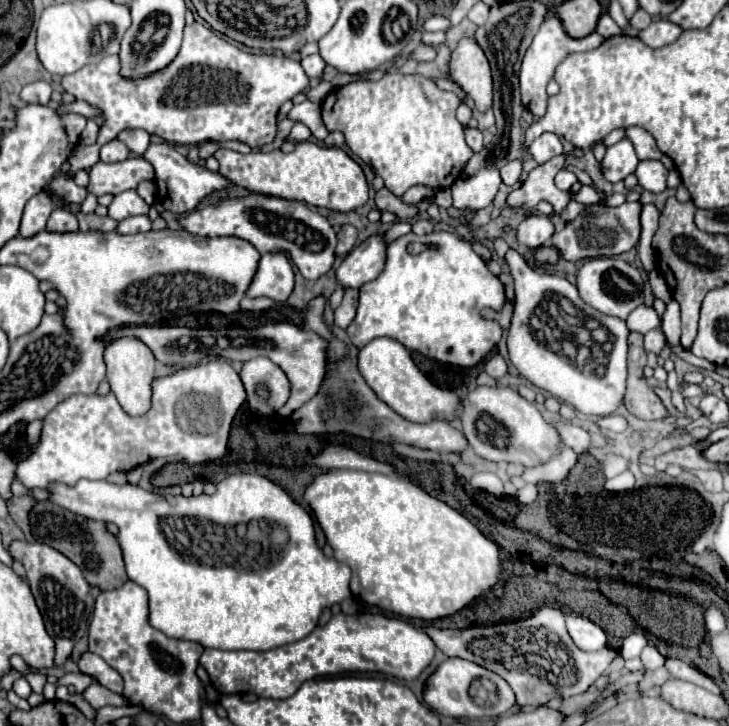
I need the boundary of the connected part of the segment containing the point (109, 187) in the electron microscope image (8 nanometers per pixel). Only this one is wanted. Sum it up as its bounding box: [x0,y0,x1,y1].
[88,156,154,196]

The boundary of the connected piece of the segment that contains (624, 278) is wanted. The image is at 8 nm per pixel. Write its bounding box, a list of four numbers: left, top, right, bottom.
[576,258,644,320]

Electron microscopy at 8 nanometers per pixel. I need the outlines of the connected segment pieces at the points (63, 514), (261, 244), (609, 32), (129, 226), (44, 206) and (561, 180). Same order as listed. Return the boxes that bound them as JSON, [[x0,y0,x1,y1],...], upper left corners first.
[[30,500,128,590],[178,192,336,280],[596,14,622,38],[116,216,150,234],[20,192,56,238],[556,170,578,192]]

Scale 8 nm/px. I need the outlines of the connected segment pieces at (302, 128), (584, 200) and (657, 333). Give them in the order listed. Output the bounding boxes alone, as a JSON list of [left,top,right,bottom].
[[288,122,312,142],[576,186,602,204],[644,328,666,354]]

